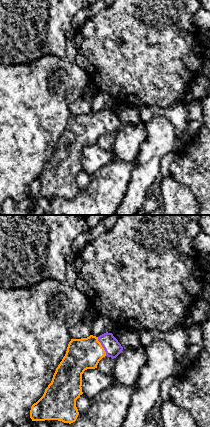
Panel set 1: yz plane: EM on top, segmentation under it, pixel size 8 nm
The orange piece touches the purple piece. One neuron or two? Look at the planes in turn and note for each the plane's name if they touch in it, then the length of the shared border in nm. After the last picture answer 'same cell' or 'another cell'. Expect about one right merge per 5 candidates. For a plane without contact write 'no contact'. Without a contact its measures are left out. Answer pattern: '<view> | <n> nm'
yz | 170 nm

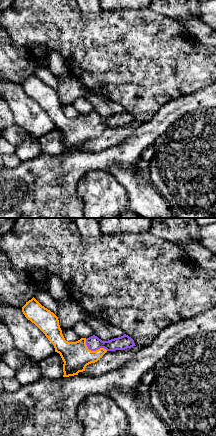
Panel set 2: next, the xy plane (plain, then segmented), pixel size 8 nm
xy | 200 nm

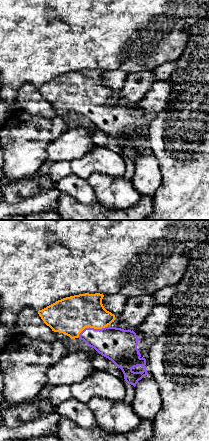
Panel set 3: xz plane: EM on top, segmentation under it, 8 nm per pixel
xz | 260 nm

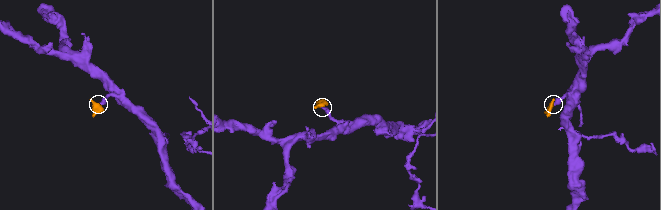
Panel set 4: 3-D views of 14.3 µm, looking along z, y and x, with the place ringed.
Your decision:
same cell

